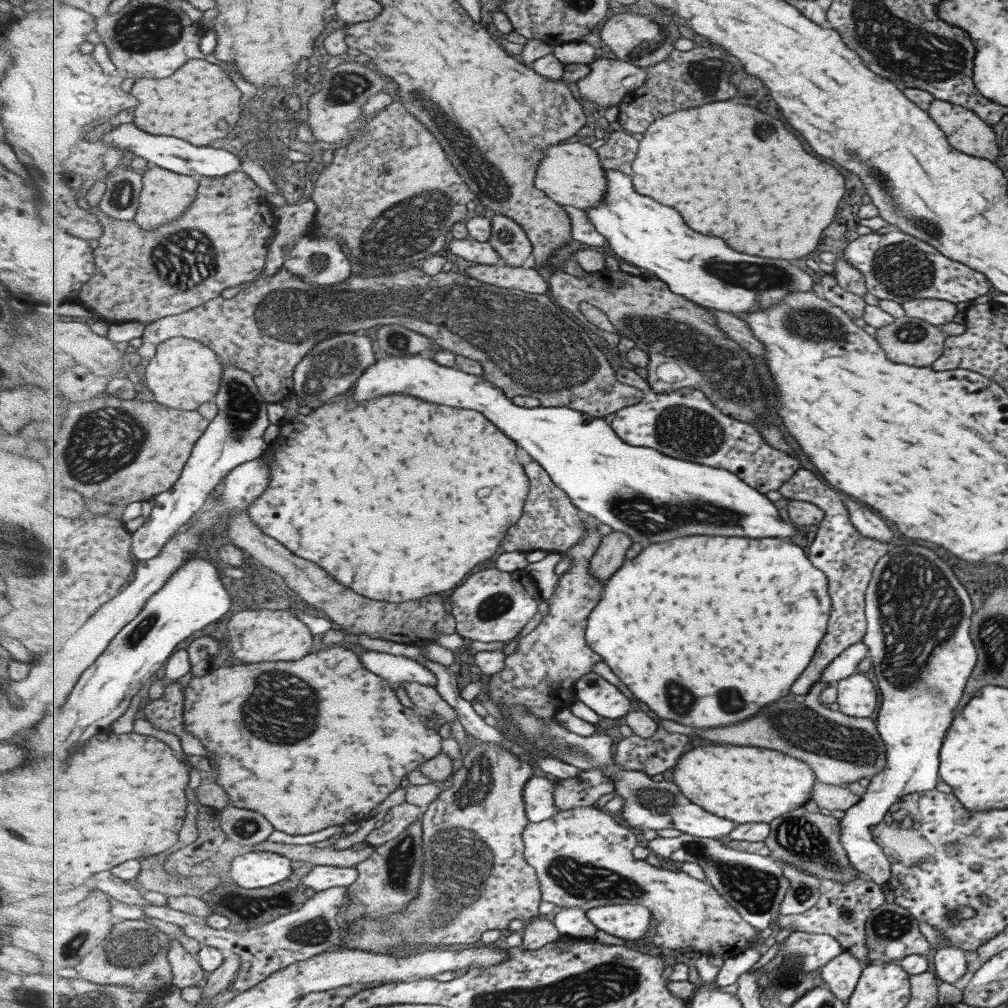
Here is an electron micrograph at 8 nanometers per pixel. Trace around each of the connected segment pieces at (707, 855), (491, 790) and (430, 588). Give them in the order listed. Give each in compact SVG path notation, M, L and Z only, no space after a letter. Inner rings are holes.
M684 833L671 839L657 836L646 845L663 860L669 858L677 865L684 862L697 863L703 869L706 880L713 884L719 894L723 894L723 898L726 898L731 906L735 906L747 922L758 928L758 937L761 931L769 928L769 924L779 916L782 902L791 883L772 855L743 852L728 847L726 840L700 838Z
M482 742L481 744L471 747L467 751L467 755L463 756L463 761L457 767L455 773L451 776L452 785L448 789L443 789L442 793L434 801L426 807L426 812L422 819L423 848L425 851L425 863L423 863L423 878L421 883L421 892L419 898L411 904L411 908L406 908L407 914L399 916L399 918L389 918L387 924L379 922L377 918L366 918L362 916L358 922L347 925L345 930L346 936L343 938L343 947L348 949L359 949L371 951L374 953L383 953L390 955L408 955L413 950L428 951L435 950L435 946L479 946L479 942L483 942L483 932L487 930L505 930L510 928L510 924L514 920L518 920L523 924L527 923L539 914L539 906L543 902L542 885L539 882L539 874L531 864L527 863L526 858L526 827L530 825L530 819L526 813L526 784L530 781L537 771L537 767L529 761L522 760L518 754L513 754L508 748L499 744Z
M347 392L347 394L343 396L341 402L337 402L337 404L327 404L327 406L323 406L321 410L317 408L317 410L315 410L313 414L309 414L307 418L301 416L301 414L295 416L295 413L288 415L280 423L280 427L279 438L277 438L274 444L271 444L267 453L263 454L263 458L265 458L265 456L271 456L271 463L269 463L269 466L271 466L272 481L267 487L267 490L248 508L252 521L261 528L263 532L266 532L269 536L277 539L279 542L282 542L289 550L291 550L291 552L293 552L293 554L313 561L321 568L324 568L333 578L336 578L336 581L342 582L343 585L351 588L353 592L357 592L357 594L361 594L361 596L365 596L371 600L409 602L419 600L430 596L431 594L447 592L447 590L454 591L466 580L467 577L471 575L475 566L479 566L481 562L489 560L491 556L495 556L495 554L499 552L499 546L501 546L501 542L505 540L507 530L519 522L519 518L523 516L524 509L526 508L527 499L530 496L531 481L526 473L524 464L519 461L518 442L513 438L509 438L498 426L495 426L494 422L491 422L486 415L478 410L461 410L461 408L451 408L451 406L435 406L435 404L425 402L425 400L419 400L419 398L413 398L413 396L403 396L403 394L383 396L383 398L375 398L375 400L371 400L371 402L355 402L355 400L353 400L353 392ZM405 446L419 446L421 452L399 452L399 448L405 448Z

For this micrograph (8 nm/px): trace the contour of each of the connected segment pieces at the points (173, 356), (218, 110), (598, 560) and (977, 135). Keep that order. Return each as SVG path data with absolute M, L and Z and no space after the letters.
M177 337L163 342L156 350L155 357L150 360L144 372L144 381L157 403L177 410L197 411L201 405L206 405L218 397L222 389L224 370L220 357L209 346L189 338Z
M193 59L179 70L179 74L173 74L171 78L165 80L149 80L141 78L133 86L135 98L139 98L139 106L134 110L133 122L141 128L147 130L149 134L171 134L174 138L185 139L194 143L195 146L209 146L215 140L226 140L227 134L237 126L241 118L241 90L235 86L235 82L229 78L229 74L205 59Z
M613 530L603 537L602 545L590 562L590 570L596 578L611 578L625 562L627 550L633 546L633 540L623 531Z
M933 99L926 110L929 118L937 124L943 131L949 146L963 154L976 156L977 158L985 158L987 160L995 160L999 154L999 149L995 145L995 134L990 126L987 126L979 117L975 117L969 109L963 108L958 104L945 102L943 100Z

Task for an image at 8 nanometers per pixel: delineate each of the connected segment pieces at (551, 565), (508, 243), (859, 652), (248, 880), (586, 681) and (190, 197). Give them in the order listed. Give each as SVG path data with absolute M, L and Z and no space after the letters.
M549 551L540 561L529 563L526 569L534 575L539 597L546 604L552 597L562 576L555 574L555 566L561 562L562 553Z
M496 214L492 218L490 243L507 266L523 266L534 254L534 246L526 230L515 219Z
M862 642L848 646L822 670L819 682L837 682L857 672L857 664L868 654L868 648Z
M245 850L230 866L230 877L244 888L265 888L278 885L293 875L293 862L282 854Z
M595 672L585 674L577 681L576 694L578 700L604 718L615 720L631 712L631 700L615 684Z
M159 165L147 169L143 176L144 187L140 194L140 205L134 221L147 230L155 230L155 228L163 226L167 222L173 222L177 218L181 218L198 197L199 178L179 174L172 170L161 168Z

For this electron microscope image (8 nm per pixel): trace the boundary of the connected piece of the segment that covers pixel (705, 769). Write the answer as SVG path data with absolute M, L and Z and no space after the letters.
M701 746L683 754L673 780L691 802L737 824L767 822L802 808L817 781L810 764L779 750L751 746Z

